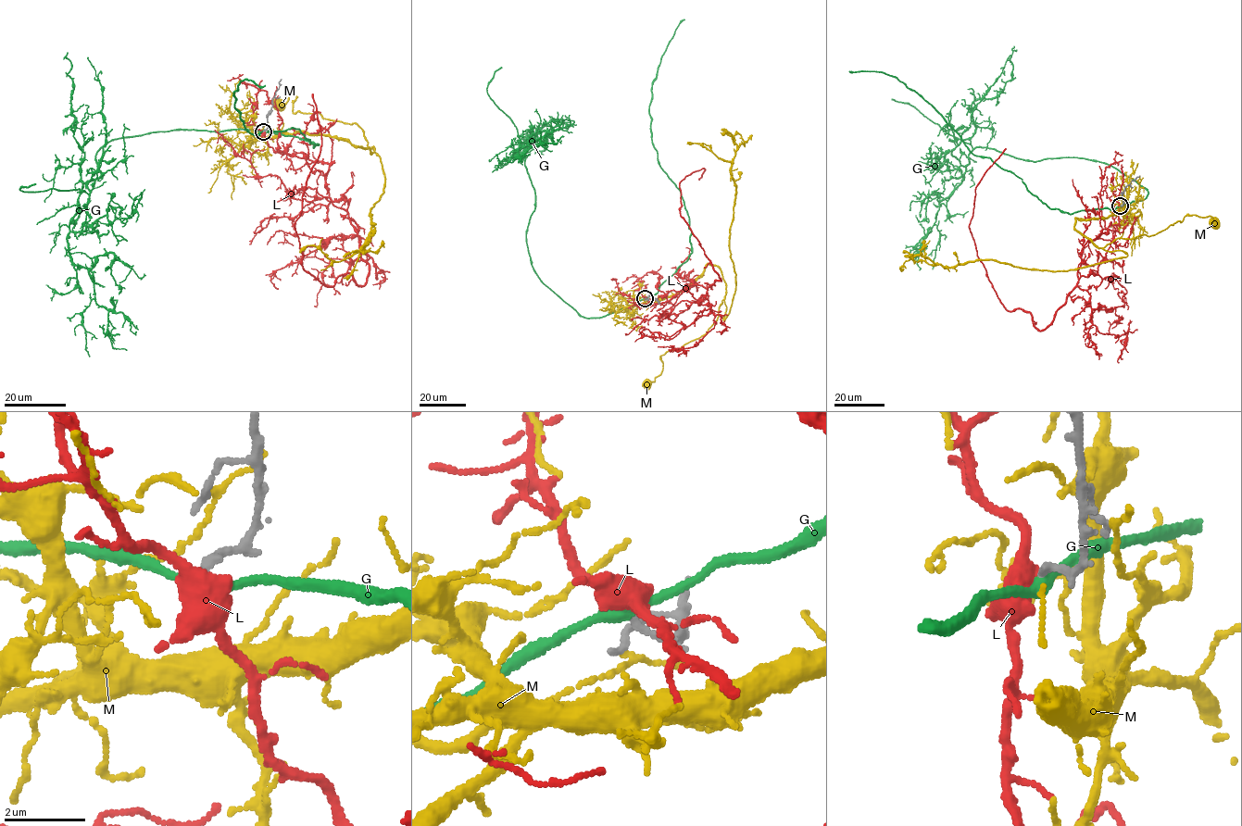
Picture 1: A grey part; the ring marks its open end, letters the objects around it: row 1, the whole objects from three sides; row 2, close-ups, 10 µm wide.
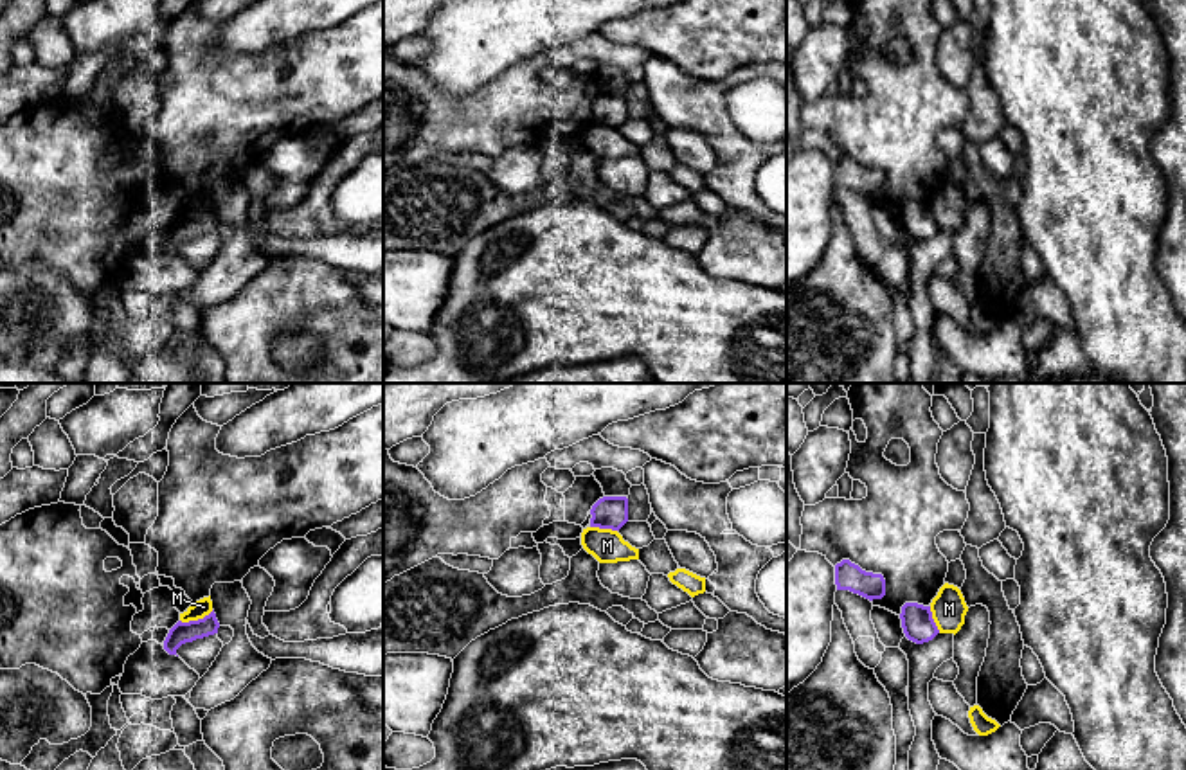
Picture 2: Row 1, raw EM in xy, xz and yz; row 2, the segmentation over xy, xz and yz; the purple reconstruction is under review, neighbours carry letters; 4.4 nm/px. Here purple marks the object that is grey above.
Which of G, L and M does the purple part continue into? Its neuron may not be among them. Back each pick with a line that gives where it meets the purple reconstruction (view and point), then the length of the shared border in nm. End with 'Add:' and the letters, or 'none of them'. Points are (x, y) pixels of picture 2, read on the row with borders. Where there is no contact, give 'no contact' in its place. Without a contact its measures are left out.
L: no contact
Add: L

